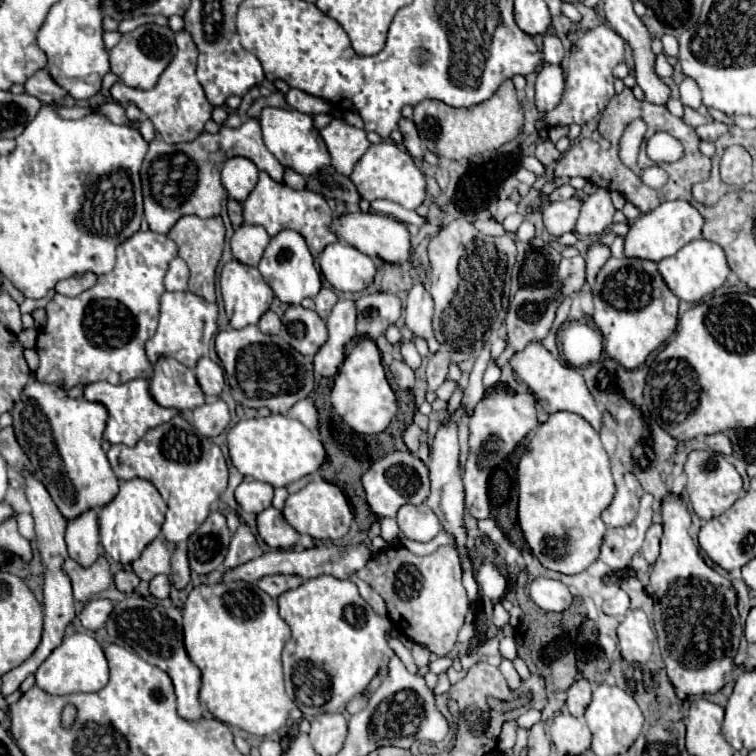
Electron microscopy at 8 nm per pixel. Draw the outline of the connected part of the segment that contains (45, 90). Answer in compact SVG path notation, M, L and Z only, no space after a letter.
M47 70L35 72L27 82L25 82L25 92L31 96L37 96L41 102L57 102L67 96L67 90L61 88Z

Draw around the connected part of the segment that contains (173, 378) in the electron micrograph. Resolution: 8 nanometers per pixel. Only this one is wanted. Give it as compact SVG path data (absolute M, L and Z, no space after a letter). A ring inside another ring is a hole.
M161 358L155 362L153 376L149 378L149 392L159 406L181 412L195 410L205 402L195 372L173 358Z

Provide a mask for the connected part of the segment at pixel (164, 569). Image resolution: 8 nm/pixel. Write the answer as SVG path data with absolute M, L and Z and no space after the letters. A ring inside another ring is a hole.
M155 538L141 554L141 558L137 558L131 564L133 572L141 578L141 580L151 580L157 574L171 574L171 562L169 562L169 550L165 546L165 542L161 538Z

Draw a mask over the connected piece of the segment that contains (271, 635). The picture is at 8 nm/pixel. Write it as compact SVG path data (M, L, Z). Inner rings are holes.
M221 582L221 584L201 584L191 590L183 606L183 638L189 658L201 670L201 692L199 700L207 710L221 722L237 726L255 736L271 736L281 730L287 722L293 700L285 694L282 652L289 640L291 630L279 616L277 602L263 592L257 584L249 582Z

